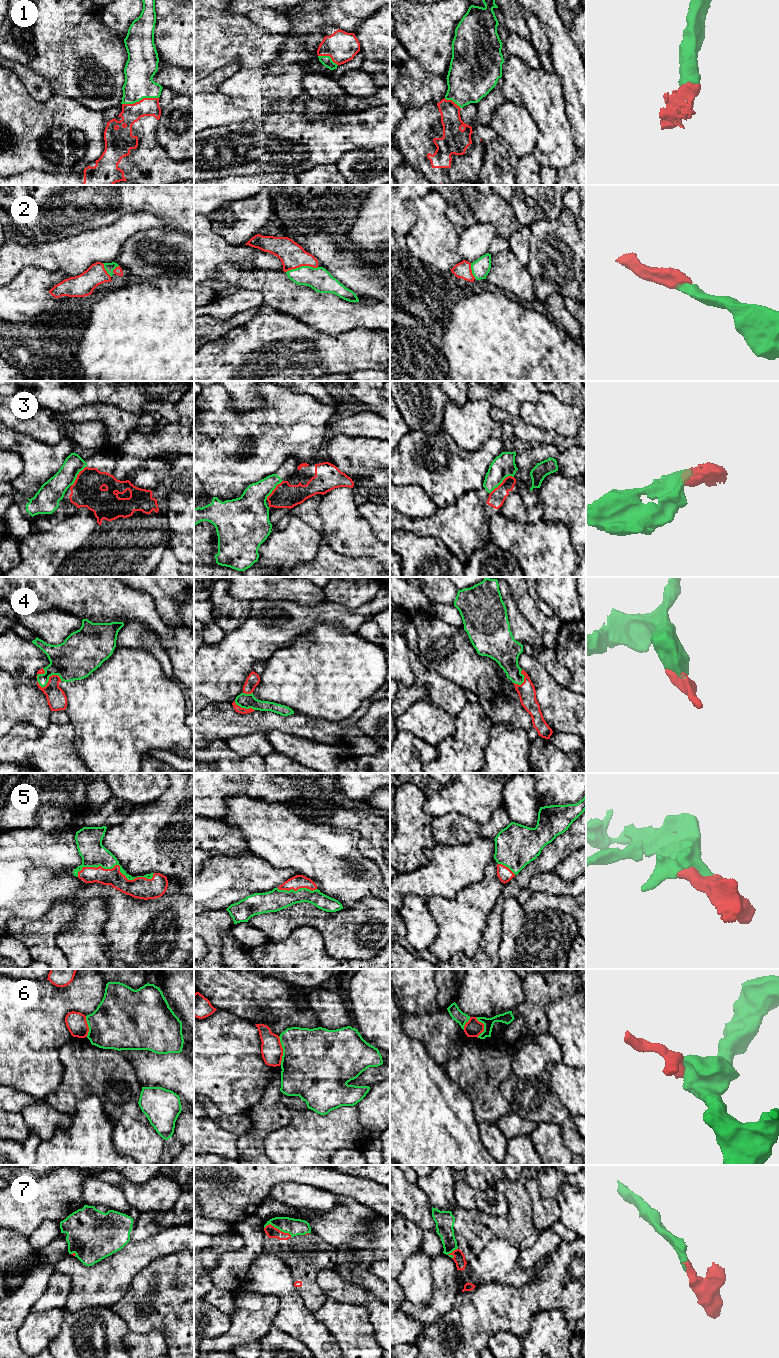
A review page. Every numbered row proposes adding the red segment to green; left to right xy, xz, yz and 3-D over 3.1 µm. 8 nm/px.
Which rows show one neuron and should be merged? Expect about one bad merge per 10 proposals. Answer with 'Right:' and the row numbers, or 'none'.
Right: 1, 2, 4, 5, 7

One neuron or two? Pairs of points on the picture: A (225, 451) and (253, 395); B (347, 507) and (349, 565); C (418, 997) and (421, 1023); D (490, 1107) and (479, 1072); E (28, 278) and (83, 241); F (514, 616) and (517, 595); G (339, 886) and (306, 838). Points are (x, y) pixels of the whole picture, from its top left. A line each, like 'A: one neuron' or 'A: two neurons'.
A: two neurons
B: two neurons
C: two neurons
D: one neuron
E: two neurons
F: two neurons
G: one neuron

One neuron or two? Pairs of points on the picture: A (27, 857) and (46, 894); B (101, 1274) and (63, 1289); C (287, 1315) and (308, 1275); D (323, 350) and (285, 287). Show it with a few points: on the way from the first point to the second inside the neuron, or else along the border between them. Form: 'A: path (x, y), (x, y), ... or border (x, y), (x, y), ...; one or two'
A: path (27, 866), (27, 875), (37, 885); one
B: border (55, 1269), (66, 1273), (71, 1281), (62, 1308); two
C: border (293, 1280), (294, 1282); two
D: border (287, 314), (330, 334); two

